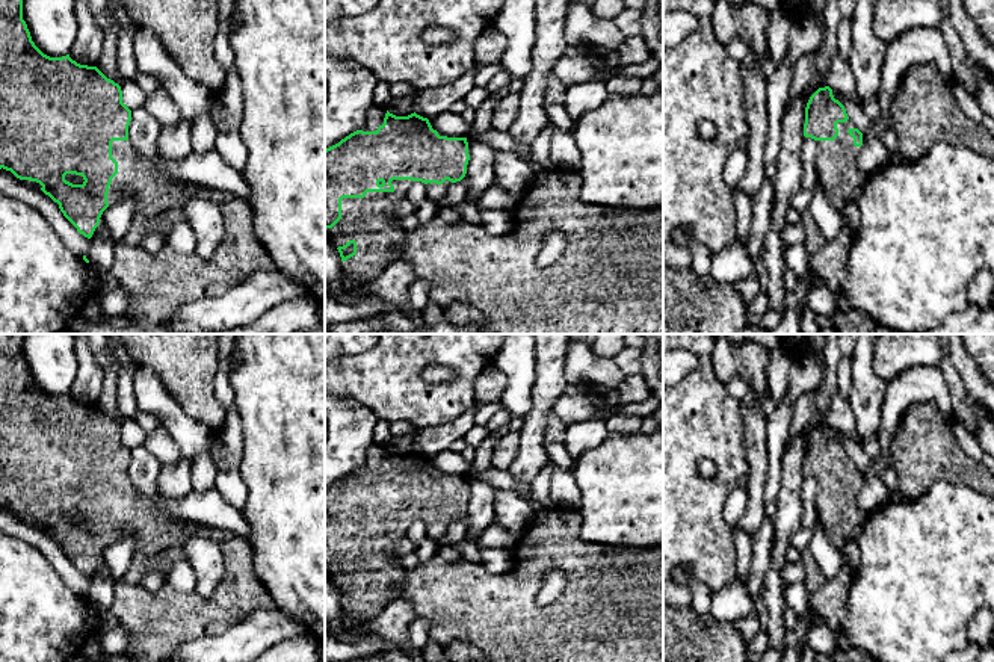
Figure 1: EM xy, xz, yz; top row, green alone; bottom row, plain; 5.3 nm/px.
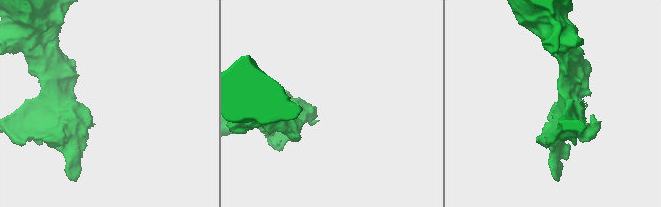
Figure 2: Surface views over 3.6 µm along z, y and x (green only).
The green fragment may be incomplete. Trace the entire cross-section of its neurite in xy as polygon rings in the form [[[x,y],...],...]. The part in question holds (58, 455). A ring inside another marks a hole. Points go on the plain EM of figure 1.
[[[0,334],[0,508],[39,521],[88,577],[103,550],[124,535],[133,538],[136,553],[147,556],[181,547],[190,538],[208,538],[218,544],[234,538],[225,531],[172,518],[136,490],[128,479],[131,449],[122,441],[121,425],[97,405],[80,404],[69,393],[44,393],[23,358],[23,339],[24,334]],[[66,512],[82,514],[85,520],[73,523],[65,518]]]

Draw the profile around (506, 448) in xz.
[[[509,431],[506,435],[503,435],[492,452],[491,461],[492,467],[508,472],[511,464],[514,462],[518,446],[521,441],[521,434],[518,431]]]

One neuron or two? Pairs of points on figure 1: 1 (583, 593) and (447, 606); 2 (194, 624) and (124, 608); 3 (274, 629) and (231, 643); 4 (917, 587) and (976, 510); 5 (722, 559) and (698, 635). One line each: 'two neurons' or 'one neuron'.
1: one neuron
2: one neuron
3: one neuron
4: one neuron
5: two neurons

